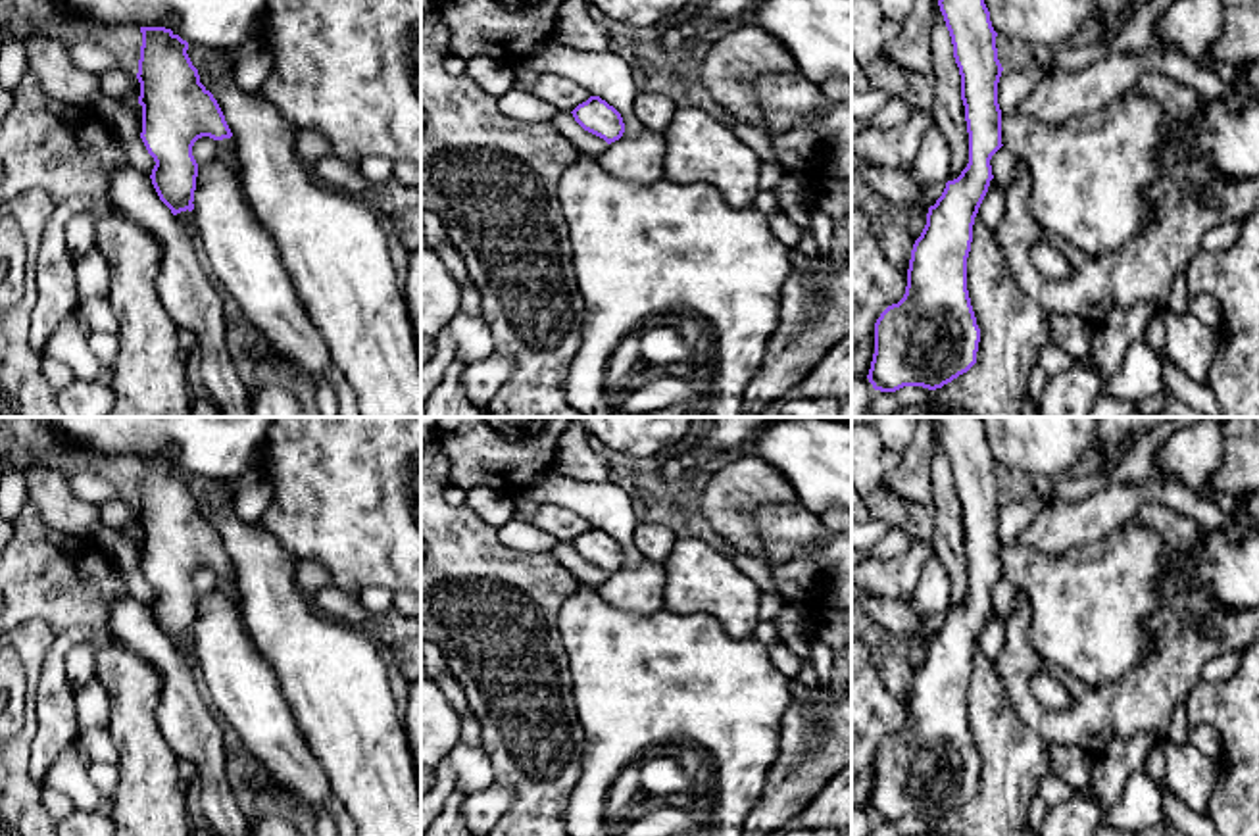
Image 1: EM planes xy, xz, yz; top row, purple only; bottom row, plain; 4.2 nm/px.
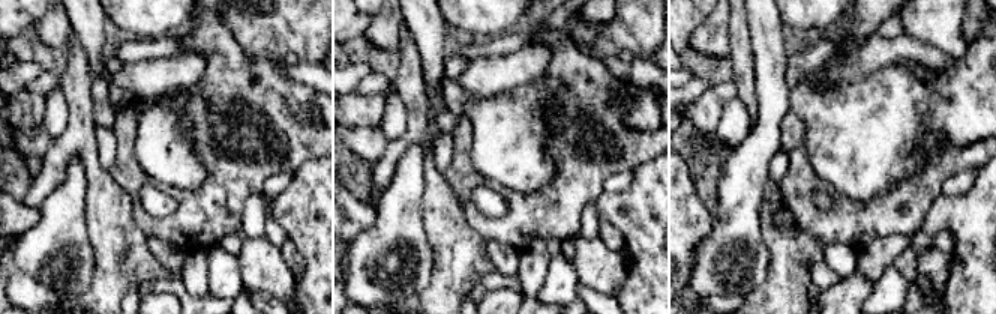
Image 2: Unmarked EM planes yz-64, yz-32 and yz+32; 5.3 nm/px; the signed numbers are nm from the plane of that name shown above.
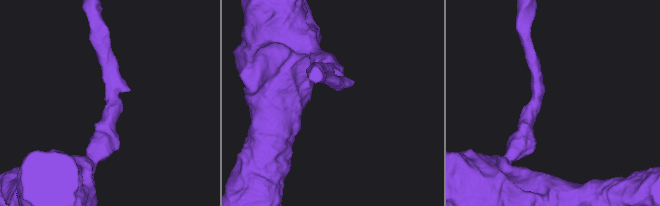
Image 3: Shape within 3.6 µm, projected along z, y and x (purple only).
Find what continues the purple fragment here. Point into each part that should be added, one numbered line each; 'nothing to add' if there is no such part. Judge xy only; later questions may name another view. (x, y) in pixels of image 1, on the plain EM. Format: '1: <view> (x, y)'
1: xy (223, 579)

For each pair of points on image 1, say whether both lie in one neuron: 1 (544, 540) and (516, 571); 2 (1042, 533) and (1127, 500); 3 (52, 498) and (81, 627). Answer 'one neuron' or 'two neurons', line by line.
1: two neurons
2: one neuron
3: two neurons

